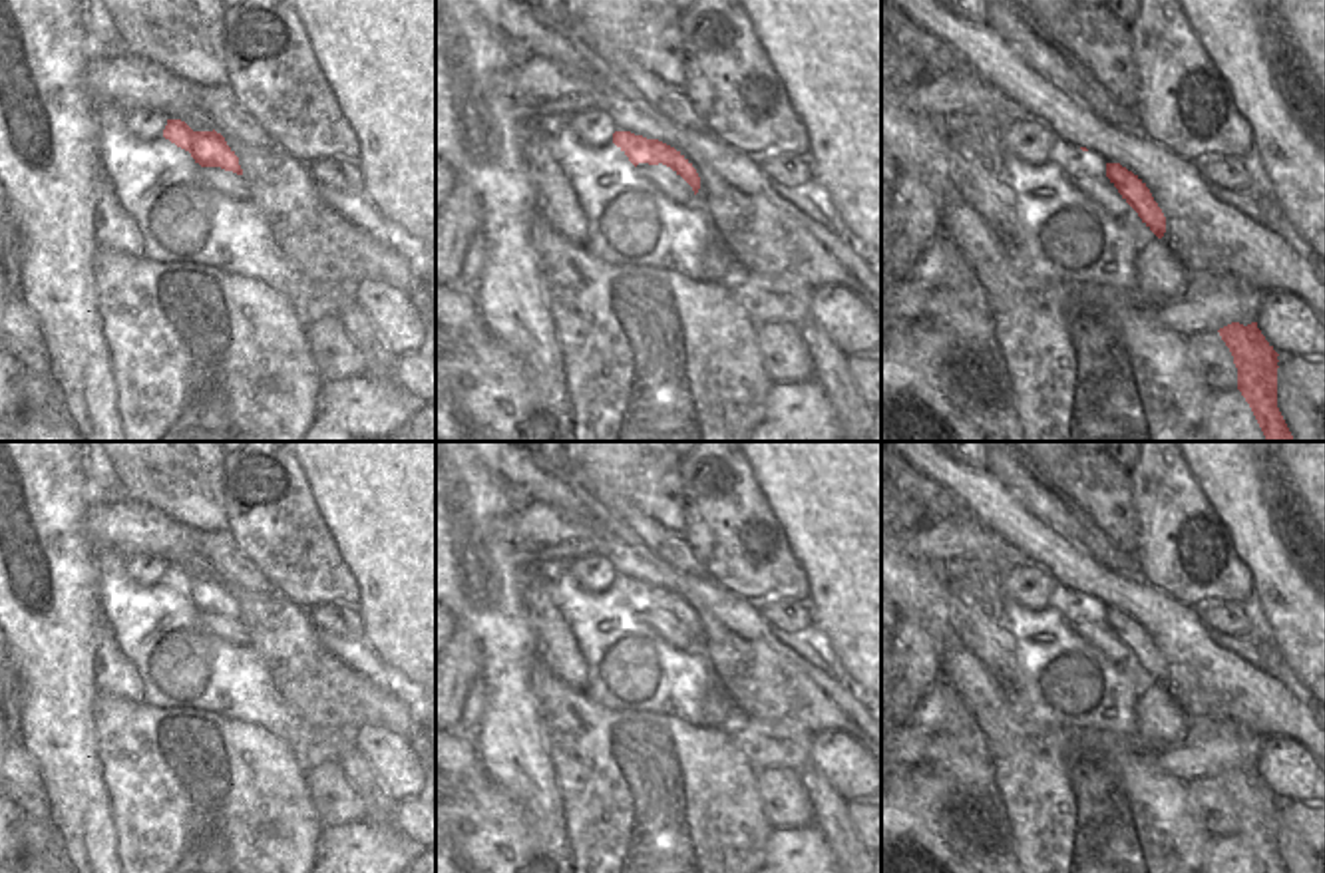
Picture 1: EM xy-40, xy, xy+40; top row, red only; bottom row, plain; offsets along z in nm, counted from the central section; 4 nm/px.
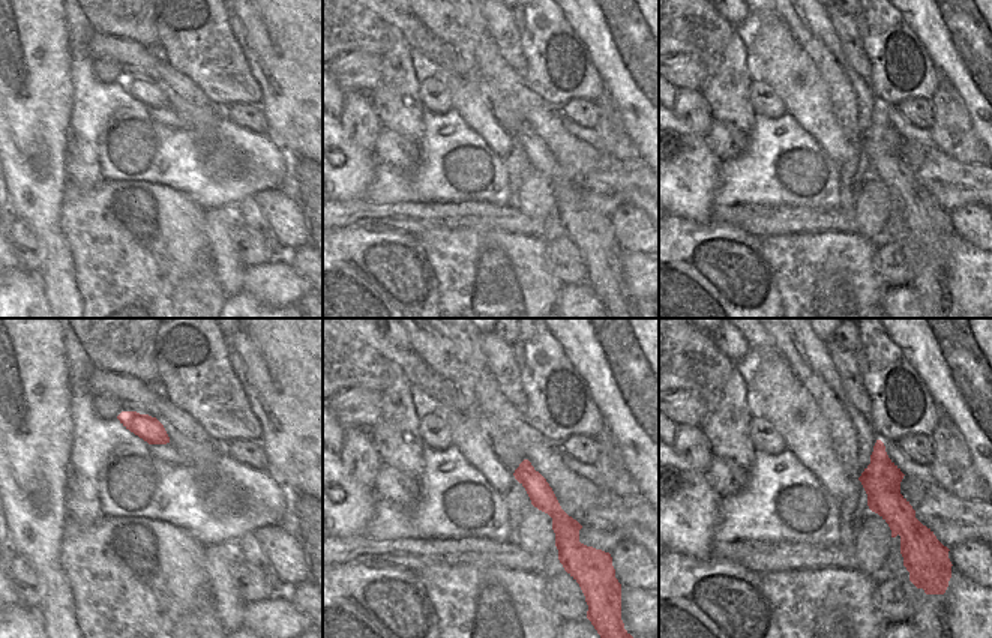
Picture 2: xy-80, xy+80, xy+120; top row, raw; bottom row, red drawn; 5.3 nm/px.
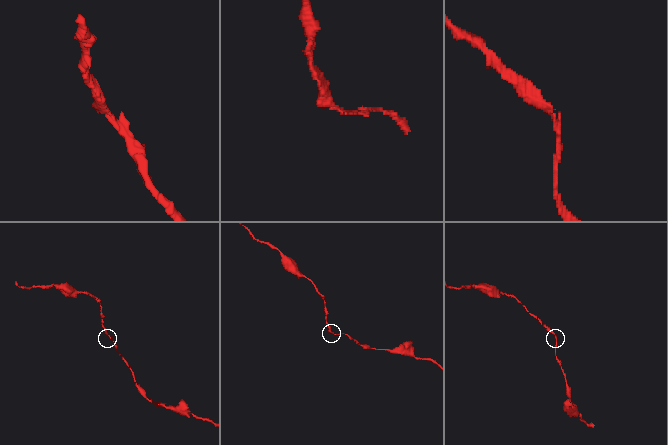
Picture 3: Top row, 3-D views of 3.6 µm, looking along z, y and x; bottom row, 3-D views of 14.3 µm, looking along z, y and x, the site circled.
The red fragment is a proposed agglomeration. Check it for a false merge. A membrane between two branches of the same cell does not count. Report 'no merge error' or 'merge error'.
no merge error

